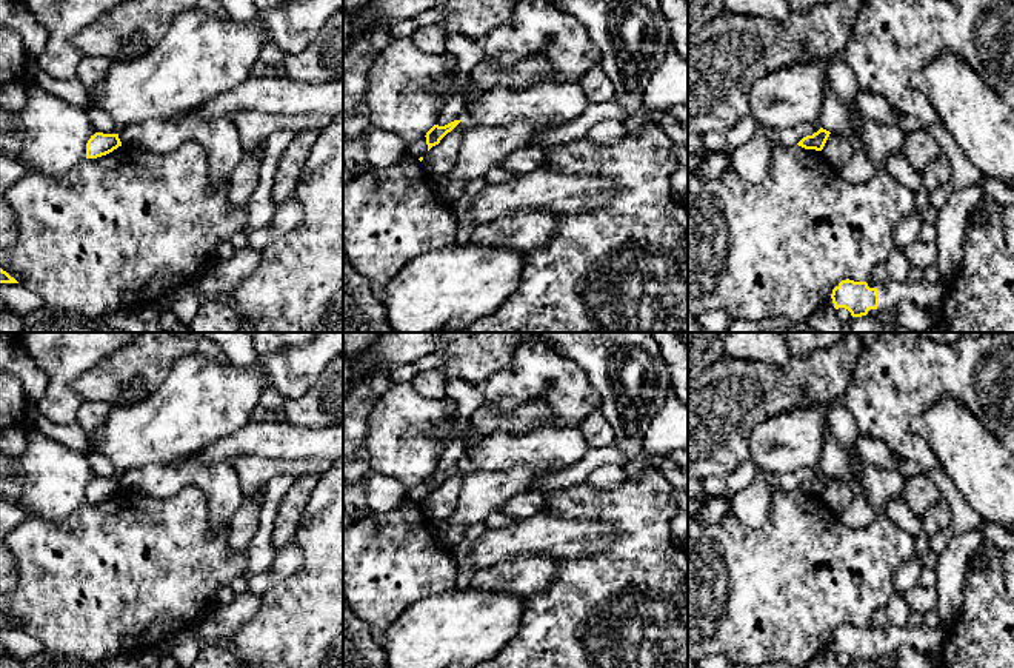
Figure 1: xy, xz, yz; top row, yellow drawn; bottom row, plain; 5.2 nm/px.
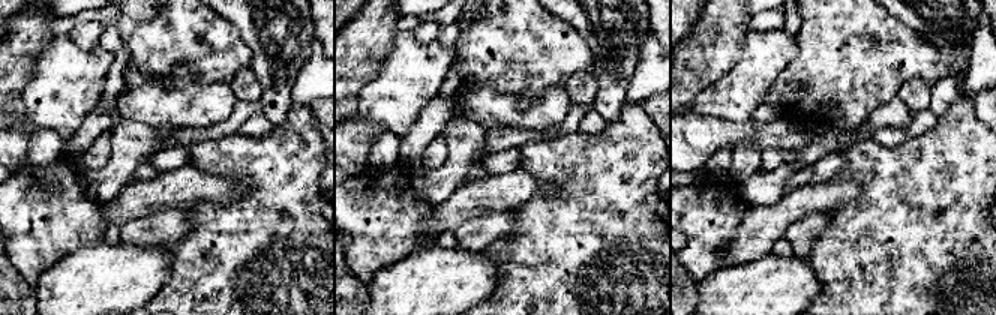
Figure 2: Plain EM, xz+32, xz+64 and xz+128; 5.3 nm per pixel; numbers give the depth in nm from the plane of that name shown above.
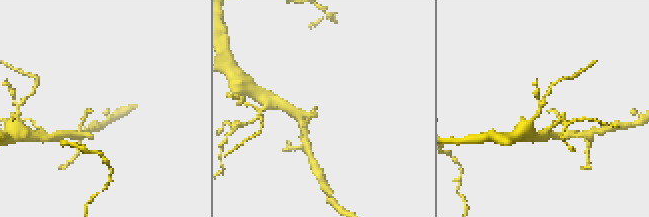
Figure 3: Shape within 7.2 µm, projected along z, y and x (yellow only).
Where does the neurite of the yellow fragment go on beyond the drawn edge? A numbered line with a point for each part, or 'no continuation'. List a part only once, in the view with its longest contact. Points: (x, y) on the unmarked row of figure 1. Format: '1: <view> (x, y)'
1: yz (930, 641)

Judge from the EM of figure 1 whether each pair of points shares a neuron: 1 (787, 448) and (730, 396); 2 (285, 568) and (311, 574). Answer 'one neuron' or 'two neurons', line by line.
1: two neurons
2: two neurons

